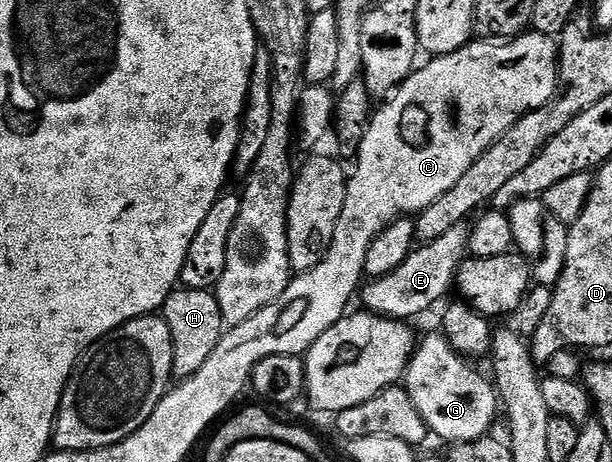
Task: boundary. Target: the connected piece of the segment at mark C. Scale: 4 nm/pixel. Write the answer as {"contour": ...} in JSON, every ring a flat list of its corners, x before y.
{"contour":[[531,30,529,33,523,33,514,36,509,41,471,41,462,47,456,53,448,53,447,55,439,55,429,60,430,64,427,67,419,66,413,71,410,76,398,86,398,90,393,92,385,100,386,103,382,108,375,110,371,116,370,125,364,137,364,141,358,147,358,154,355,158,356,167,351,175,347,178,345,201,343,212,340,221,336,223,336,232,333,237,332,245,329,247,325,259,320,265,316,265,312,270,301,272,299,275,293,276,288,285,288,289,281,294,276,302,270,303,262,310,258,310,248,321,242,322,236,327,230,327,220,338,219,343,216,345,212,355,208,361,202,365,201,369,196,372,189,379,183,380,186,384,186,401,202,415,208,417,213,423,216,423,222,416,227,414,232,408,232,403,243,393,244,389,247,390,249,386,251,373,264,357,270,356,290,356,297,355,303,356,309,348,319,339,323,333,326,333,338,320,347,314,349,310,348,305,354,295,359,292,363,284,365,273,364,267,366,263,366,255,368,249,374,240,389,226,394,220,413,216,415,213,428,209,428,205,432,205,432,201,436,201,440,197,444,197,444,193,448,193,448,189,452,189,456,185,456,181,460,181,460,177,464,177,464,173,468,173,468,169,491,145,504,134,504,132,516,125,527,115,530,111,540,110,546,103,549,103,554,98,556,92,559,90,558,86,558,72,560,70,558,65,558,48,559,44,555,42,549,35,541,35,536,30]]}

